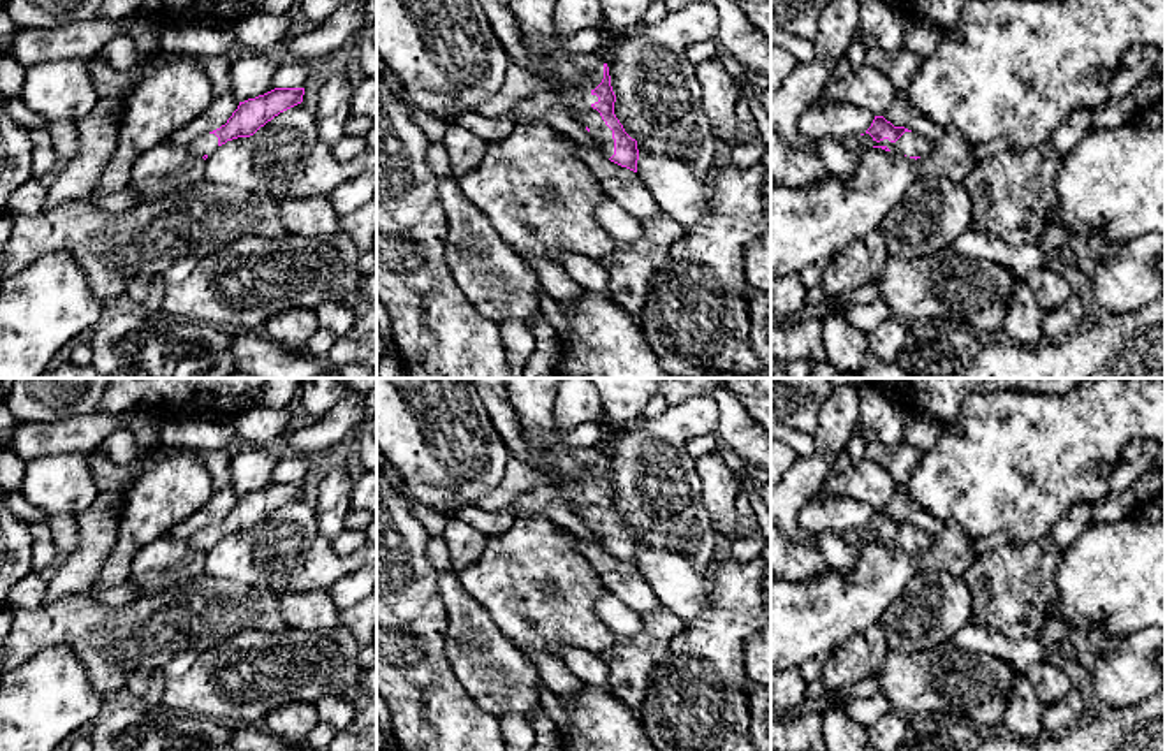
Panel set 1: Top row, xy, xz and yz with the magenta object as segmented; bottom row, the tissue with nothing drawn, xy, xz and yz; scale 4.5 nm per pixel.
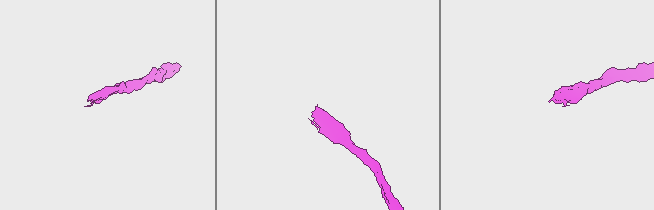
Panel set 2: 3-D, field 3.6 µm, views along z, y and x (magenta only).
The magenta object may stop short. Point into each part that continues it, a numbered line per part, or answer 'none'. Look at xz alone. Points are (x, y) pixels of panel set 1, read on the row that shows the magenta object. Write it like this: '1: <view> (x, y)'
1: xz (581, 72)

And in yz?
1: yz (910, 145)

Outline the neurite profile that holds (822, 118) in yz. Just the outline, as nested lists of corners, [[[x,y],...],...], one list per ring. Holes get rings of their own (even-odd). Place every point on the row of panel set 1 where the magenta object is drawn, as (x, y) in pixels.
[[[818,93],[799,118],[799,132],[817,142],[820,137],[843,141],[866,134],[875,114],[846,102],[829,102]]]

